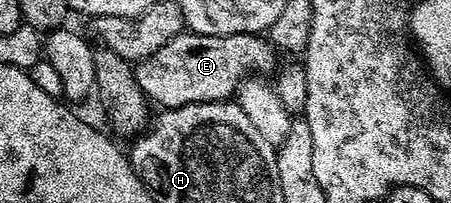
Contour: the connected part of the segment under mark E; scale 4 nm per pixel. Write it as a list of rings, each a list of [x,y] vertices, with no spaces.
[[[187,30],[179,36],[170,38],[162,50],[150,54],[150,58],[139,61],[135,65],[134,75],[136,82],[153,105],[161,104],[161,109],[181,108],[191,104],[218,104],[235,97],[236,89],[243,80],[249,79],[253,74],[268,74],[277,67],[278,53],[263,35],[234,34],[233,36],[199,36],[196,32]]]

